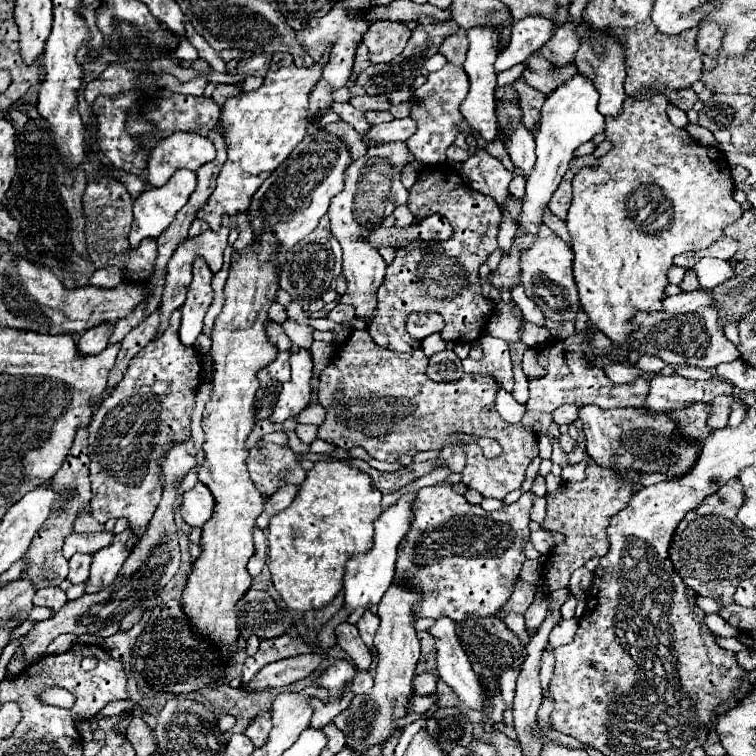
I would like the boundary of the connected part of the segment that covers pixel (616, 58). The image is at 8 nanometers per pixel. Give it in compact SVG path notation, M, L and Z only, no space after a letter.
M592 31L594 39L598 41L604 41L604 55L598 55L594 53L594 49L590 47L588 41L582 41L580 49L576 51L576 67L578 71L588 77L596 91L600 93L600 99L598 99L598 109L602 115L610 115L610 117L618 117L622 113L622 103L626 99L626 93L624 93L624 79L626 79L626 65L624 65L624 47L614 39L614 37L608 37L604 33L598 33L598 31Z

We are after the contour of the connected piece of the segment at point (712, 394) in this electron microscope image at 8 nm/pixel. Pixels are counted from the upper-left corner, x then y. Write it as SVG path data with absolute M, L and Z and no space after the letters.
M656 375L650 381L648 409L670 413L694 403L712 403L718 395L732 395L734 387L718 377L708 381L692 381L678 375Z

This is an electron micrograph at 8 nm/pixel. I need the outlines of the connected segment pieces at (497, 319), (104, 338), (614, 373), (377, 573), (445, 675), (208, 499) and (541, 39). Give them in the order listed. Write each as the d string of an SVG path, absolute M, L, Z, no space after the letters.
M500 297L496 299L498 305L496 305L496 311L492 313L490 317L490 323L488 323L488 331L490 335L494 337L500 337L504 339L506 343L516 343L520 341L520 329L522 325L526 323L524 317L522 317L522 311L520 307L514 303L506 303L502 301Z
M98 325L96 329L90 329L80 335L78 341L78 353L80 355L96 355L108 347L108 339L114 331L114 325Z
M610 363L610 365L604 365L602 367L604 375L612 381L612 383L632 383L634 379L642 377L646 381L650 381L654 377L654 373L646 373L642 369L638 369L636 365L620 365L620 363Z
M416 493L402 495L394 505L382 511L382 515L374 521L374 543L370 551L354 555L346 563L346 575L344 575L344 607L346 609L358 609L358 607L370 607L378 605L382 595L388 591L388 587L394 581L394 565L396 565L396 551L402 541L402 537L410 529L410 521L414 519L412 503L416 499Z
M440 617L428 633L436 639L436 667L440 679L446 681L468 707L484 711L486 693L460 645L456 623L450 617Z
M196 483L188 493L182 495L178 509L186 525L204 527L204 521L208 521L208 517L212 515L214 497L206 485Z
M526 17L512 25L512 41L496 59L496 71L510 69L524 63L532 53L540 51L542 45L554 35L554 25L544 17Z

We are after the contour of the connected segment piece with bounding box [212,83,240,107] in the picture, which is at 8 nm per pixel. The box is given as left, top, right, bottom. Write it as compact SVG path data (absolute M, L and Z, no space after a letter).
M220 83L220 85L216 85L216 89L214 89L214 93L212 93L212 99L222 107L224 101L226 101L228 97L234 97L236 93L240 93L240 87L238 87L238 85L224 85L224 83Z

